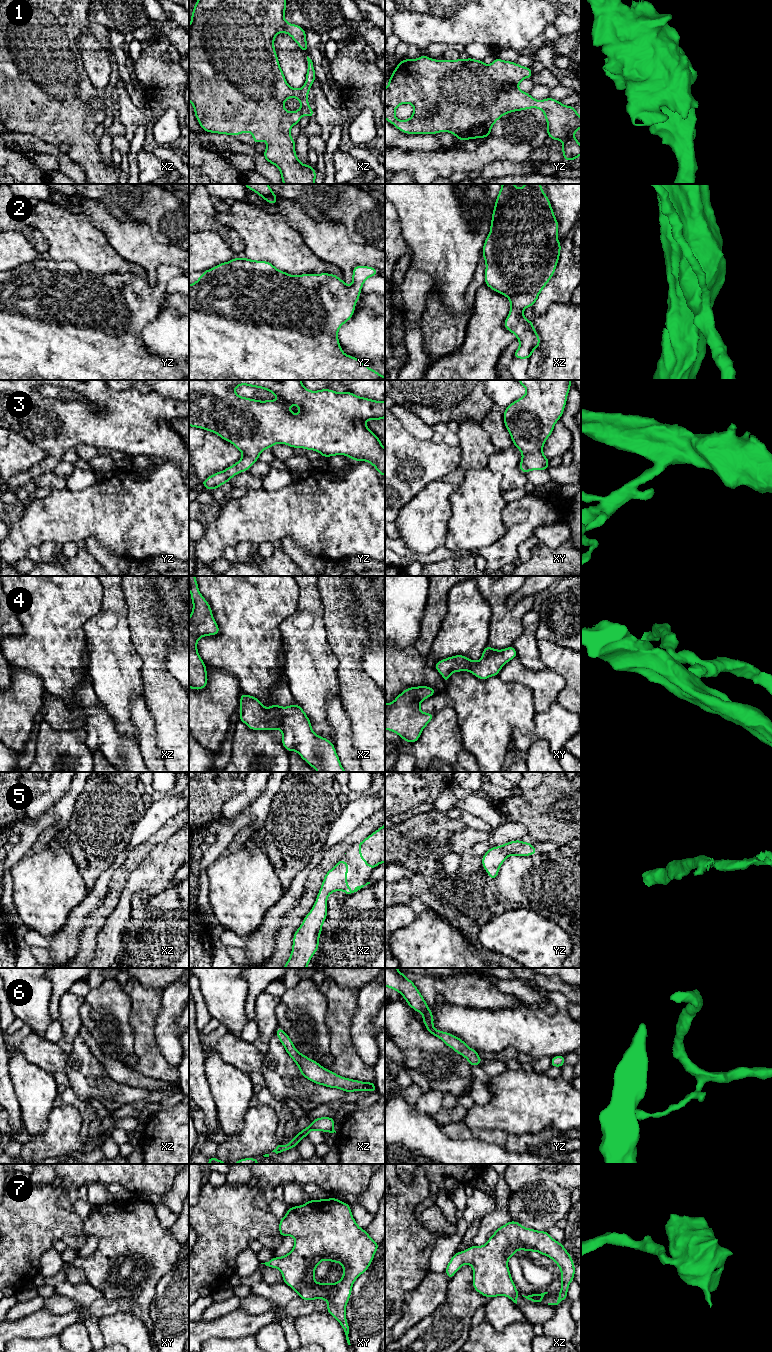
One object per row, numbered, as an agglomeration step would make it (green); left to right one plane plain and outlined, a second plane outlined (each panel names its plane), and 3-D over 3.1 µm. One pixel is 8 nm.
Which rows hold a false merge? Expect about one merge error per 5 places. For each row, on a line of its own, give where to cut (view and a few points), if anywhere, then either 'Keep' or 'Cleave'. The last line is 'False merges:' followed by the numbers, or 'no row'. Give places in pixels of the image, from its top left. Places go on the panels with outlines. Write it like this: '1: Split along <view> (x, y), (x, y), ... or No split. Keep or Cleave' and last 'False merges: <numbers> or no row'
1: No split. Keep
2: No split. Keep
3: No split. Keep
4: No split. Keep
5: No split. Keep
6: No split. Keep
7: No split. Keep
False merges: no row

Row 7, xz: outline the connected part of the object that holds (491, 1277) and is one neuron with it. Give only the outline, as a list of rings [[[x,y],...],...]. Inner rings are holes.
[[[509,1221],[499,1227],[493,1235],[488,1239],[485,1245],[472,1245],[468,1249],[456,1252],[449,1261],[445,1273],[451,1280],[455,1273],[464,1265],[470,1264],[473,1269],[473,1288],[481,1295],[493,1298],[504,1295],[517,1304],[518,1293],[517,1288],[511,1278],[508,1268],[508,1260],[517,1250],[533,1252],[536,1251],[544,1256],[551,1258],[561,1270],[561,1289],[558,1292],[559,1297],[556,1303],[548,1303],[548,1305],[558,1305],[561,1301],[567,1299],[568,1287],[575,1276],[575,1265],[572,1257],[564,1248],[561,1242],[554,1240],[548,1231],[538,1231],[523,1227],[517,1221]]]

